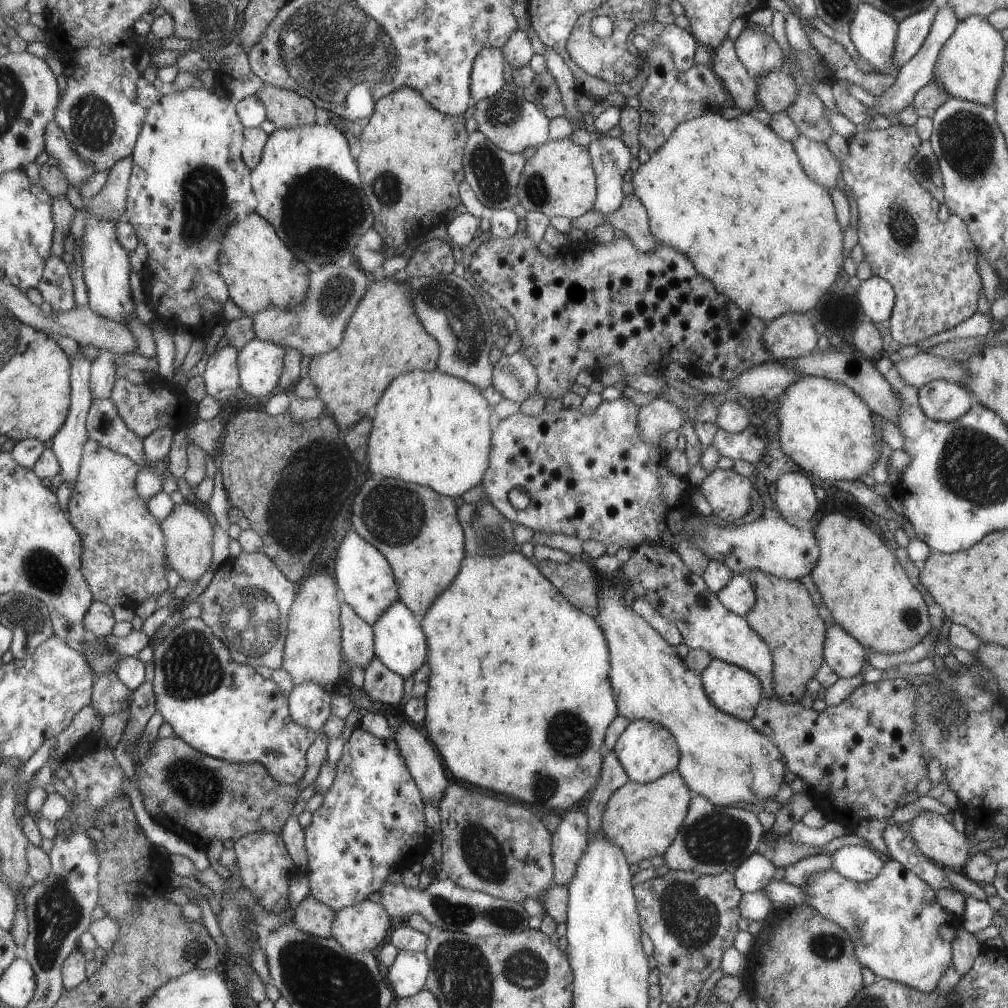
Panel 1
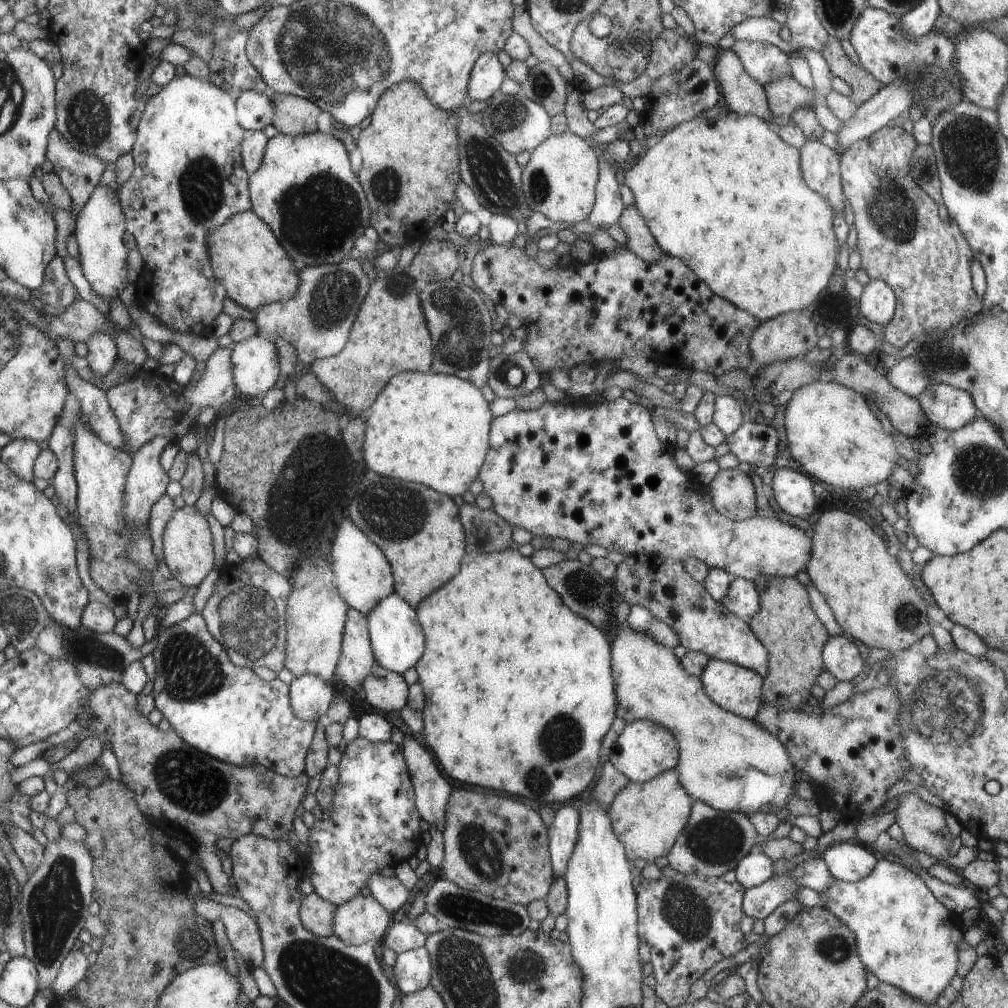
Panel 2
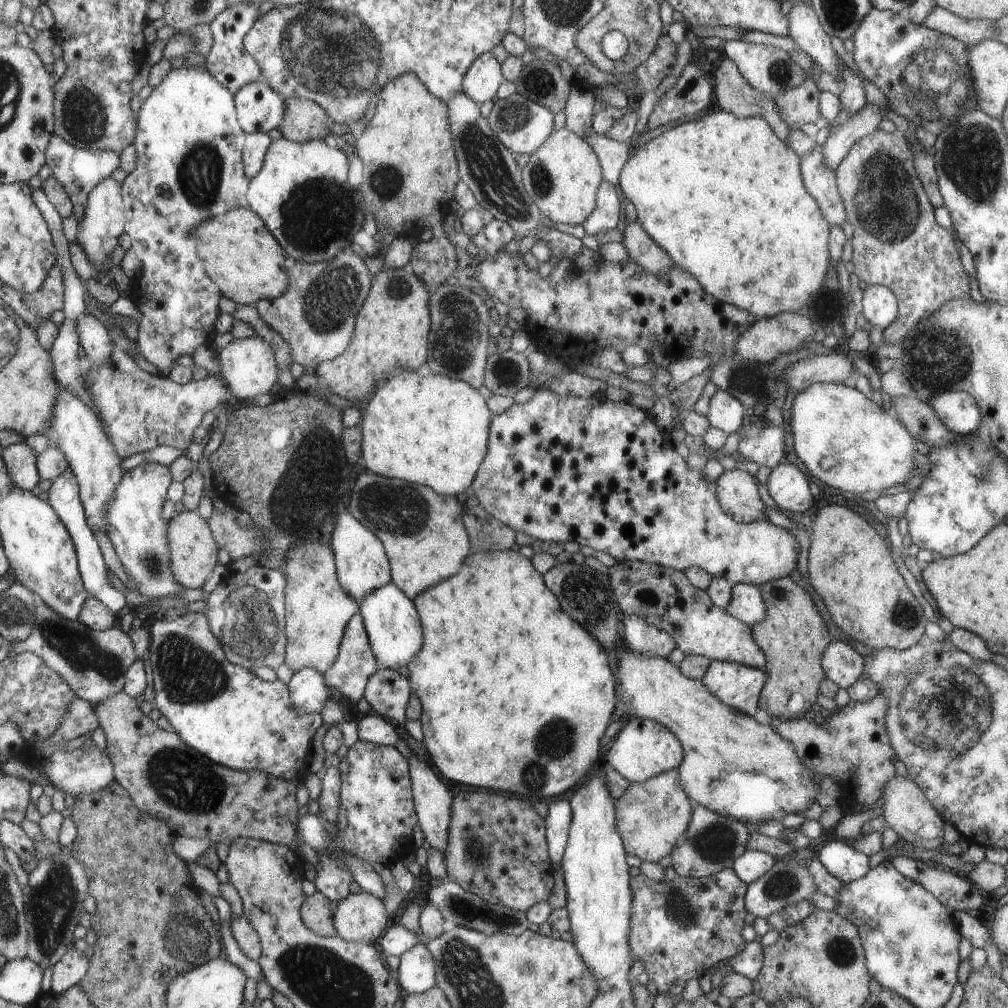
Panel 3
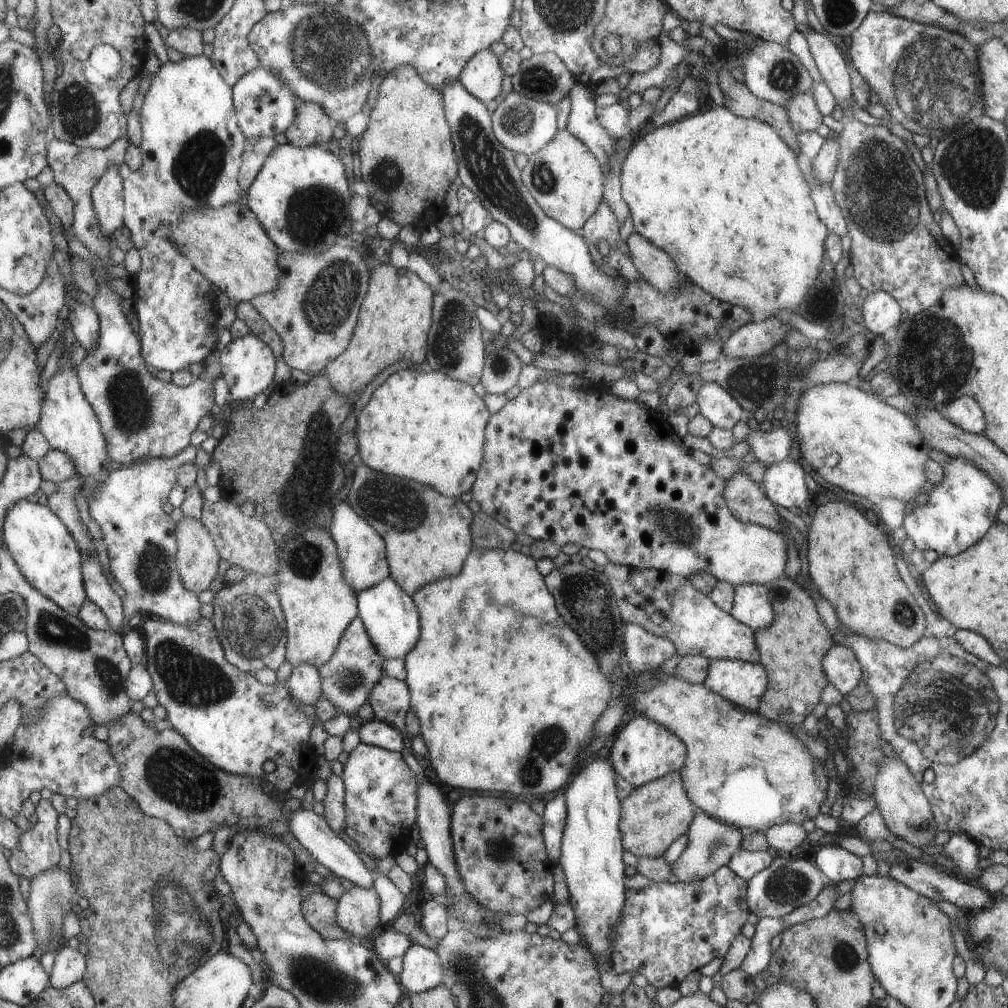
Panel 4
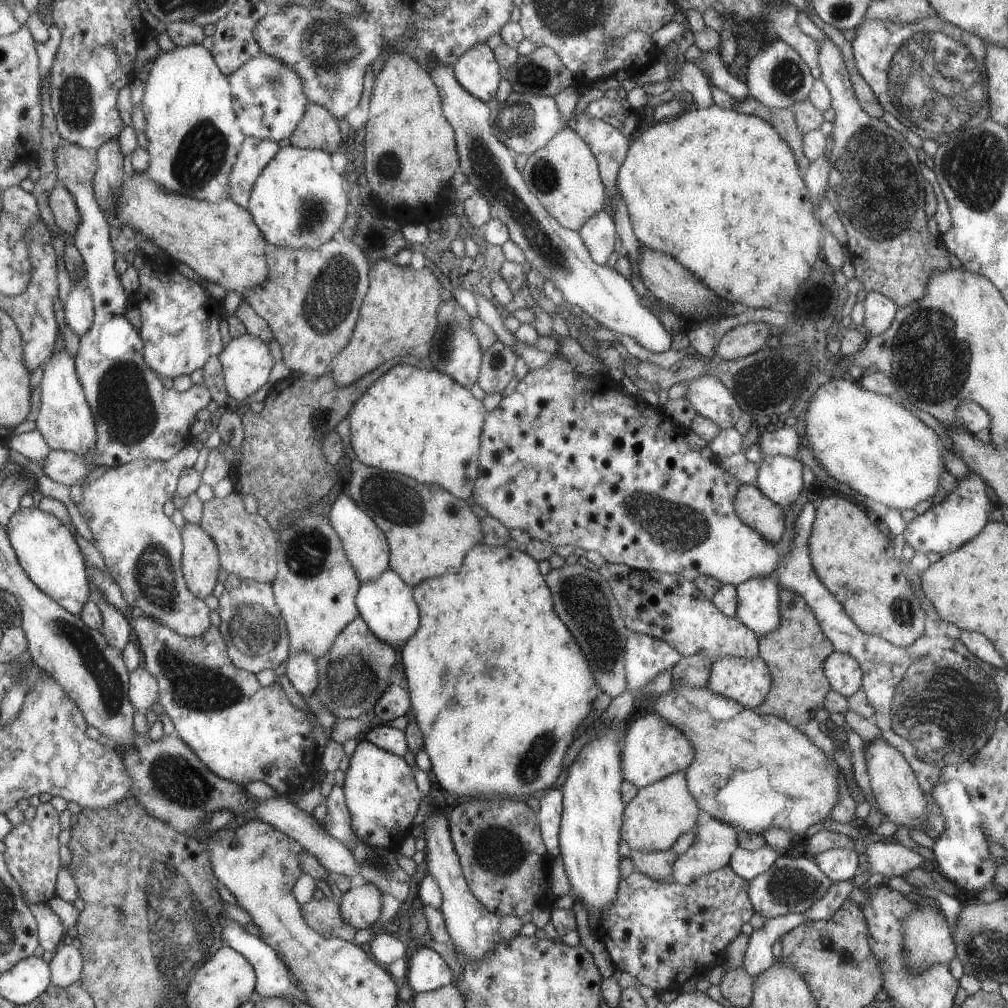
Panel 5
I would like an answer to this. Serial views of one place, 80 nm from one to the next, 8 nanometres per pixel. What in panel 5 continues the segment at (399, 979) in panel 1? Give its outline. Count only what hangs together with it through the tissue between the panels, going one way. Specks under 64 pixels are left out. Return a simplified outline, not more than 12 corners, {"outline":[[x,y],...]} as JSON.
{"outline":[[417,947],[404,983],[413,994],[451,984],[452,972],[436,951]]}

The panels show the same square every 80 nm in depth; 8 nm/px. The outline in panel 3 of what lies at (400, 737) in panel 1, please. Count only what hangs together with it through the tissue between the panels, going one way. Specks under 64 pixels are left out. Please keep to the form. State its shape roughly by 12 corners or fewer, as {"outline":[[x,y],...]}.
{"outline":[[411,753],[419,840],[444,854],[449,846],[447,786]]}

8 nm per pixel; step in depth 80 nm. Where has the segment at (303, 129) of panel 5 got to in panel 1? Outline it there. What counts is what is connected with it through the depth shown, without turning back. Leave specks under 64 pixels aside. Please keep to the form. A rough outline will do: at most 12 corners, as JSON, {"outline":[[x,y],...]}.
{"outline":[[266,84],[256,95],[276,129],[315,123],[314,100]]}

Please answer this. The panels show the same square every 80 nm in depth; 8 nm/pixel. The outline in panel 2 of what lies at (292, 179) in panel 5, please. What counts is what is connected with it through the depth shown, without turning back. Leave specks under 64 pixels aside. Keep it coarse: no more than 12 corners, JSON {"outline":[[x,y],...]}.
{"outline":[[269,140],[253,211],[291,259],[337,264],[371,227],[347,146]]}

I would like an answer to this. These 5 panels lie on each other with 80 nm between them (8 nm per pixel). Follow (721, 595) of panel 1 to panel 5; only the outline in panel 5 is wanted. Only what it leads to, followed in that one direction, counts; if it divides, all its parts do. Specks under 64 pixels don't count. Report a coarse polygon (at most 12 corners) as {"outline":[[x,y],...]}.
{"outline":[[775,576],[736,586],[737,618],[758,636],[781,623]]}

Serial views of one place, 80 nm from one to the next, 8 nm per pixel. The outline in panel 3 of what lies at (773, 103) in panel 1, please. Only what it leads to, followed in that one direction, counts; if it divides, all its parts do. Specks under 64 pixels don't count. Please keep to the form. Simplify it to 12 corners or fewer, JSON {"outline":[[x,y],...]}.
{"outline":[[807,78],[772,100],[779,118],[813,124],[820,117],[816,84]]}

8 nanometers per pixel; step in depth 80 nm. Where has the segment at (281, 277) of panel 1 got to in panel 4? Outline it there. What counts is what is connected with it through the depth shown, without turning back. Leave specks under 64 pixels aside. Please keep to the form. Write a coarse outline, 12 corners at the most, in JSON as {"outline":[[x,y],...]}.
{"outline":[[247,204],[167,226],[233,302],[280,285],[281,250]]}

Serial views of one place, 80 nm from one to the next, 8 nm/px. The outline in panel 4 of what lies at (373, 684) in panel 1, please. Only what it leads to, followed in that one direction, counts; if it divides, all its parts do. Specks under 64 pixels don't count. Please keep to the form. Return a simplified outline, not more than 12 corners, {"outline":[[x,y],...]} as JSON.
{"outline":[[383,675],[368,702],[377,718],[405,734],[410,691]]}

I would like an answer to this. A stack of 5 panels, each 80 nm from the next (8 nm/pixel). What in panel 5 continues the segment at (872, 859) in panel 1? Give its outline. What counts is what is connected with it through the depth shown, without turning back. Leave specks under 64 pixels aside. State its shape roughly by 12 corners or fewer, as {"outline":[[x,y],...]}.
{"outline":[[825,849],[812,859],[832,883],[857,868],[851,849]]}

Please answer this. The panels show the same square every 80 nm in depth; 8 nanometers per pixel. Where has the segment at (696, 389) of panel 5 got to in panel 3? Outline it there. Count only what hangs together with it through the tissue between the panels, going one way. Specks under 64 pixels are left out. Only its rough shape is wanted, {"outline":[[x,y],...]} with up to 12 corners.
{"outline":[[723,390],[708,402],[707,421],[727,435],[746,410]]}

